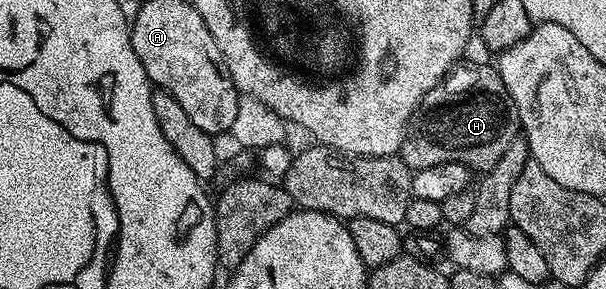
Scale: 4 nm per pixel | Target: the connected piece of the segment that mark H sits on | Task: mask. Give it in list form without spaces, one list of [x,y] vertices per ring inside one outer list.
[[[457,66],[416,107],[398,153],[413,170],[438,166],[438,162],[462,162],[473,173],[489,172],[502,158],[506,146],[521,131],[514,102],[495,67]]]

